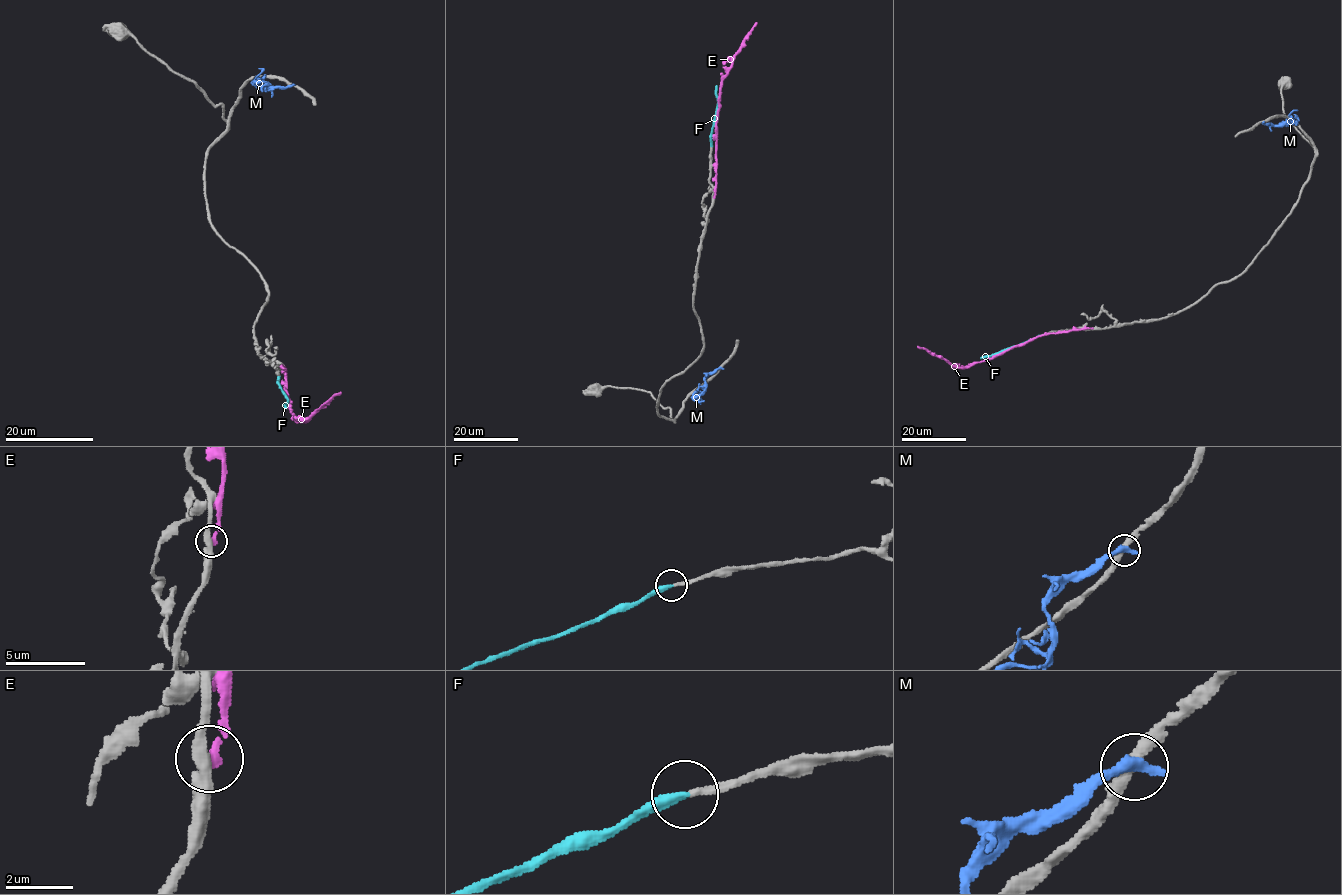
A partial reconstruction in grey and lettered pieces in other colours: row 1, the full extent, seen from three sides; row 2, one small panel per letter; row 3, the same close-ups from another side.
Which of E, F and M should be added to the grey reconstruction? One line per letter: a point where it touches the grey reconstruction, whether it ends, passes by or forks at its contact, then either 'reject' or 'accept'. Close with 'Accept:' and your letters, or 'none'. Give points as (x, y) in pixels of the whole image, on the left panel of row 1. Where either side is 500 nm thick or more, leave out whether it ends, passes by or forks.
E: contact (282, 367); it ends; reject
F: contact (278, 376); it ends; accept
M: contact (291, 85); it ends; reject
Accept: F

